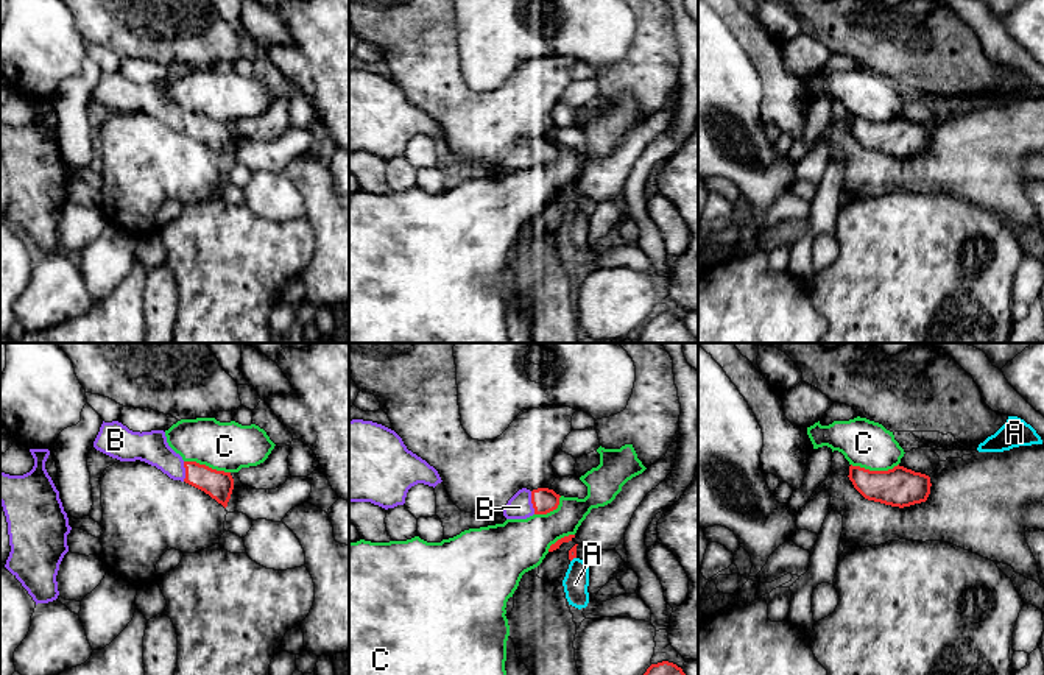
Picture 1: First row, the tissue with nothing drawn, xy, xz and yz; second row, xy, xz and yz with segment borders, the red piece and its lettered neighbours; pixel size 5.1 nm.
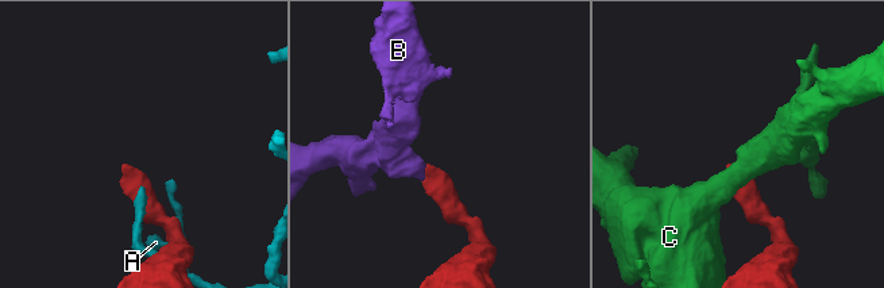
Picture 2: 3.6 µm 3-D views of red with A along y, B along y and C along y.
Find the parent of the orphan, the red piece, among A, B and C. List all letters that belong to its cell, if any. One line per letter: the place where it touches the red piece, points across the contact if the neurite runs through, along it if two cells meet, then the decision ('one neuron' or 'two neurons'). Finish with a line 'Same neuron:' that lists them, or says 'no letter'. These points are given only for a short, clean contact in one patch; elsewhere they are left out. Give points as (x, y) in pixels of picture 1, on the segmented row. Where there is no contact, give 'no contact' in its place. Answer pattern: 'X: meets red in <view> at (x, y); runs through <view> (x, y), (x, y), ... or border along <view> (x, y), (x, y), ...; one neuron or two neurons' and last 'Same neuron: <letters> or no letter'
A: meets red in xz at (572, 558); two neurons
B: meets red in xz at (532, 502); runs through xz (544, 501), (532, 502), (519, 507); one neuron
C: meets red in yz at (874, 471); two neurons
Same neuron: B

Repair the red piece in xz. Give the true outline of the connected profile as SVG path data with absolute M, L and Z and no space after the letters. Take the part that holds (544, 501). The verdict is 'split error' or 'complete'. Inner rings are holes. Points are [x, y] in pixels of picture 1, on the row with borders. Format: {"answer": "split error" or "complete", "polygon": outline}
{"answer": "split error", "polygon": "M548 488L519 489L505 505L503 516L506 519L527 519L533 514L547 514L558 508L559 494Z"}

